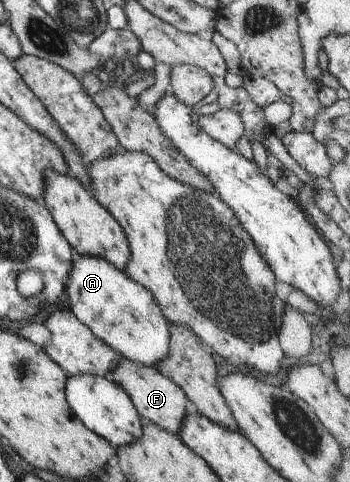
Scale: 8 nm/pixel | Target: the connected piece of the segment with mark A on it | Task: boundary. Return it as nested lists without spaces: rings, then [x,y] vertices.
[[[75,255],[69,276],[66,278],[64,295],[68,309],[73,313],[73,316],[86,325],[94,337],[103,341],[118,356],[140,365],[155,367],[155,363],[161,360],[169,350],[167,319],[156,305],[153,295],[139,283],[132,281],[122,270],[116,269],[114,264],[109,261],[96,256]]]

